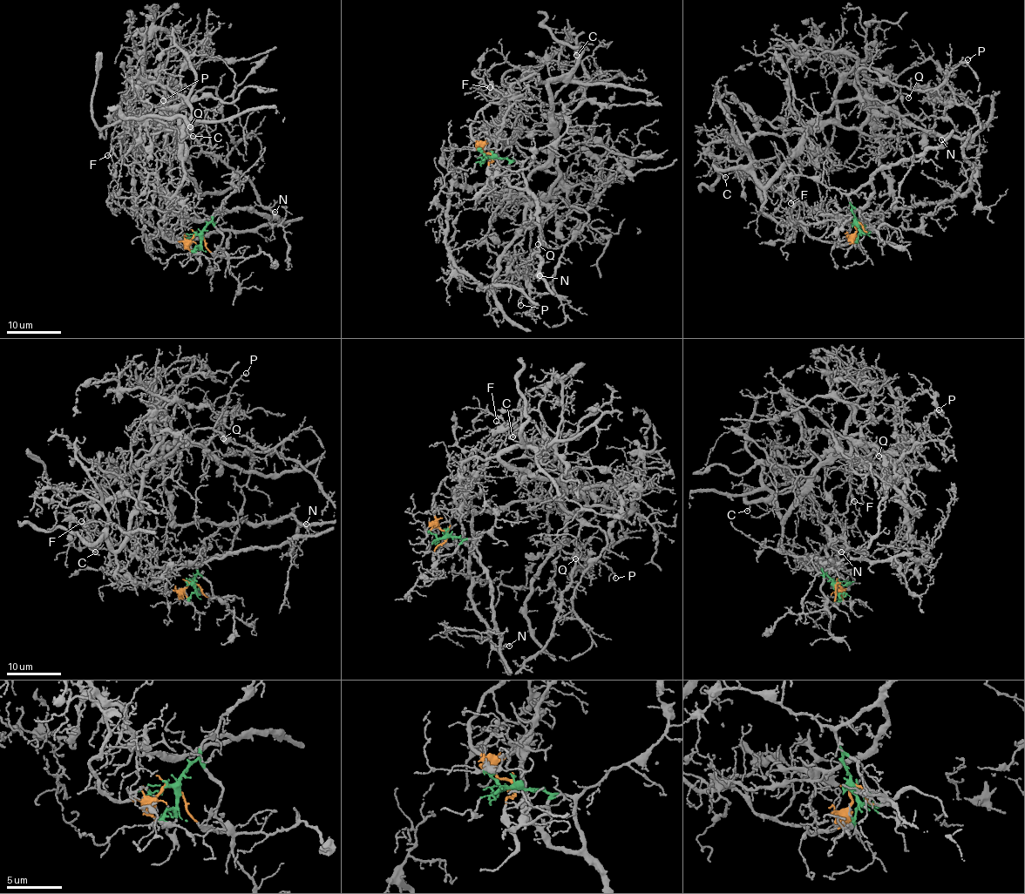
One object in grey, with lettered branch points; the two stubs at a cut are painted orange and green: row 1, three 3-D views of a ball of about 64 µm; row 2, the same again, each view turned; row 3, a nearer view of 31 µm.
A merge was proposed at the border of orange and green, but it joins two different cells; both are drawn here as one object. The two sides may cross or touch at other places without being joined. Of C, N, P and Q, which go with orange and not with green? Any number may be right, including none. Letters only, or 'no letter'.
C, P, Q

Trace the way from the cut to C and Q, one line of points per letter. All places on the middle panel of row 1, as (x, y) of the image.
C: (492, 157), (471, 135), (478, 111), (533, 75), (547, 84), (567, 72), (580, 53), (576, 55)
Q: (492, 157), (471, 122), (513, 84), (539, 77), (551, 91), (558, 132), (526, 186), (550, 209), (538, 245)

